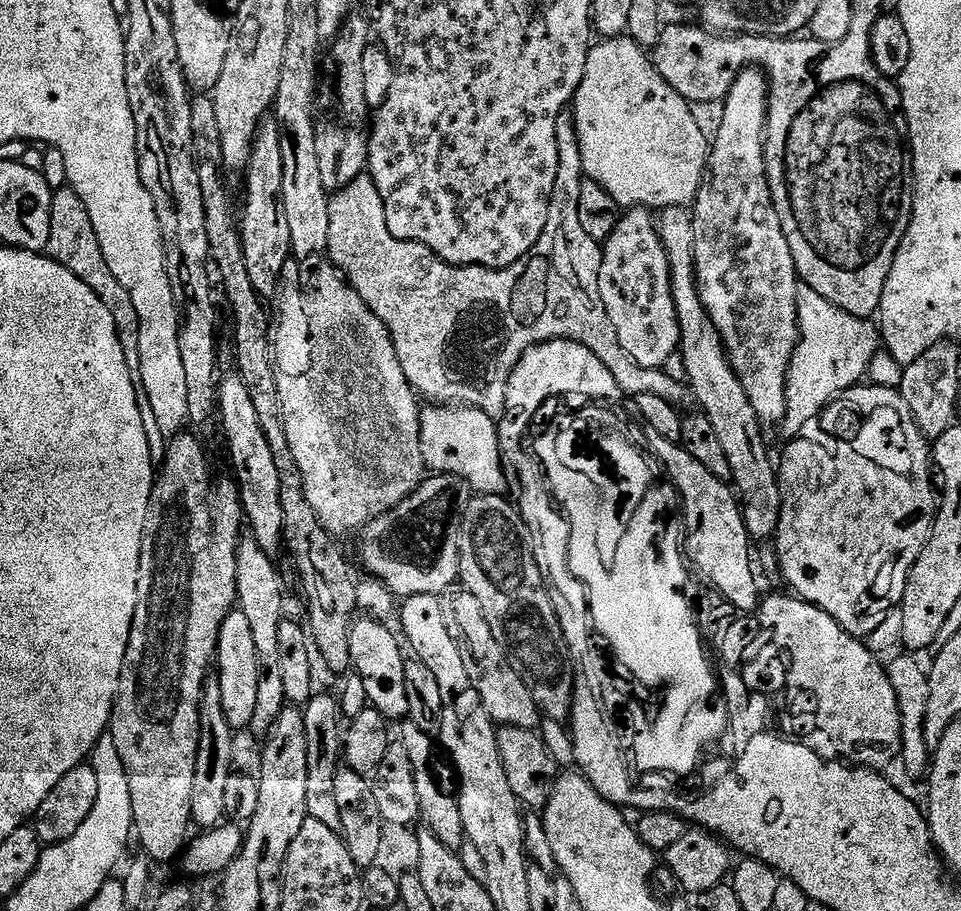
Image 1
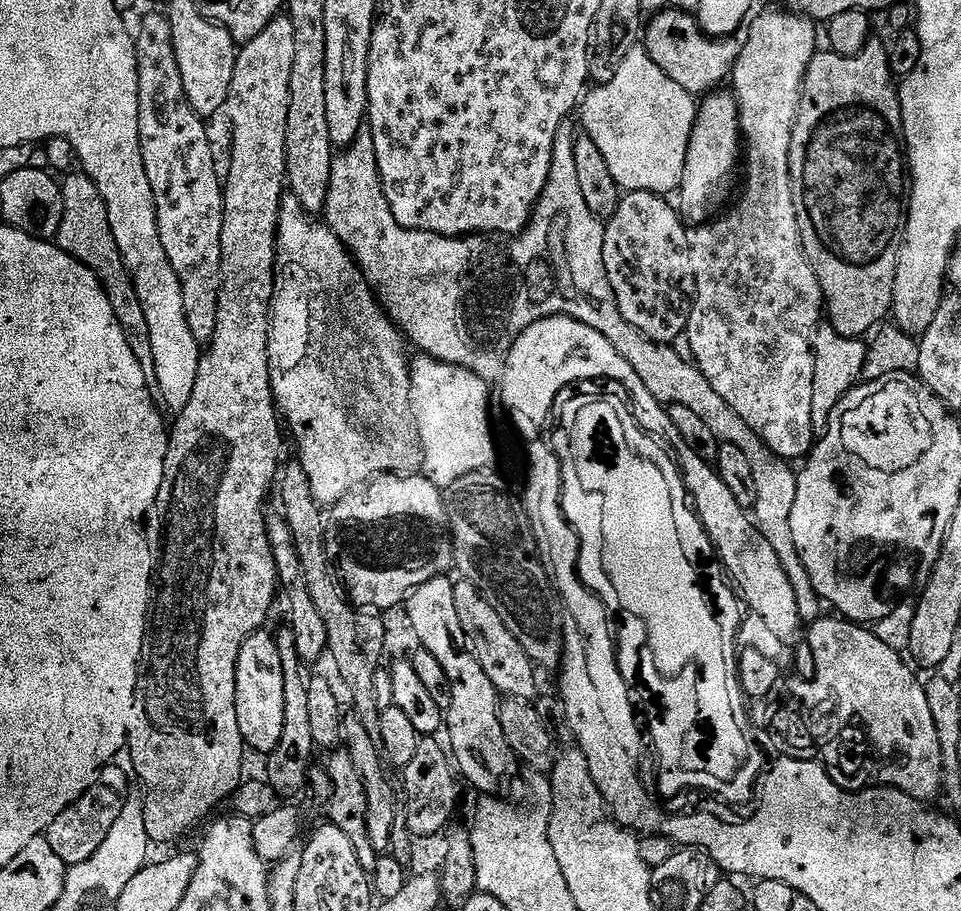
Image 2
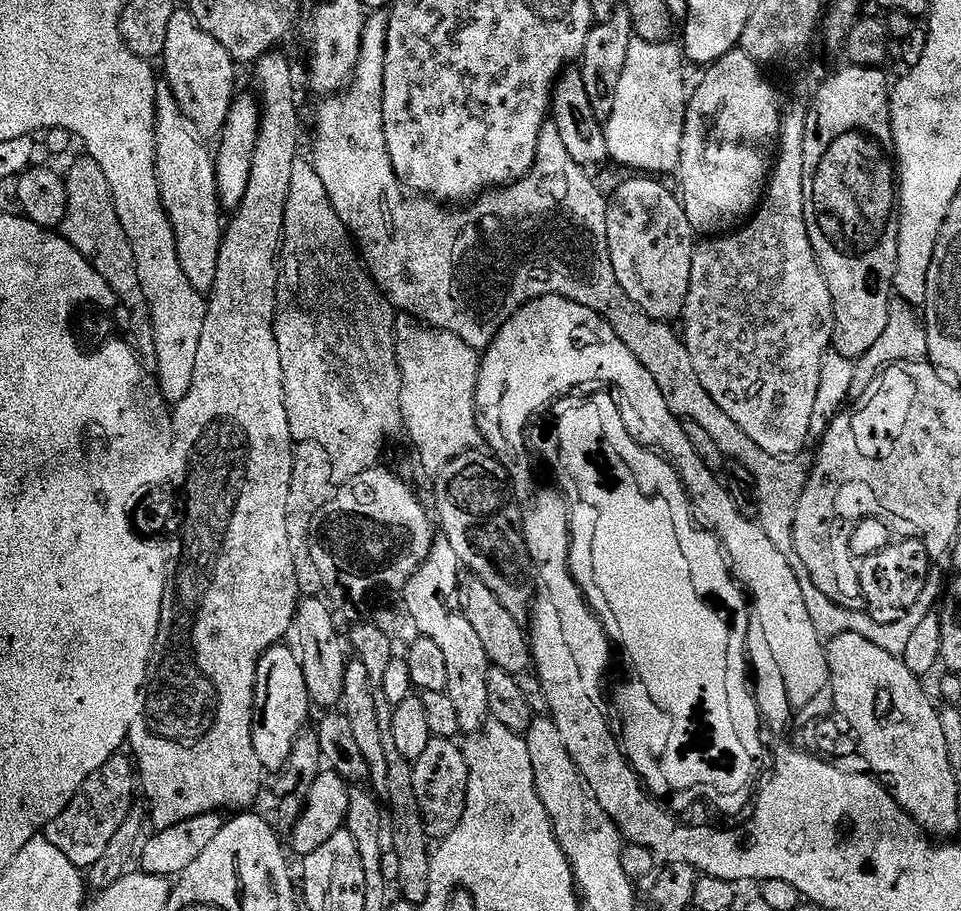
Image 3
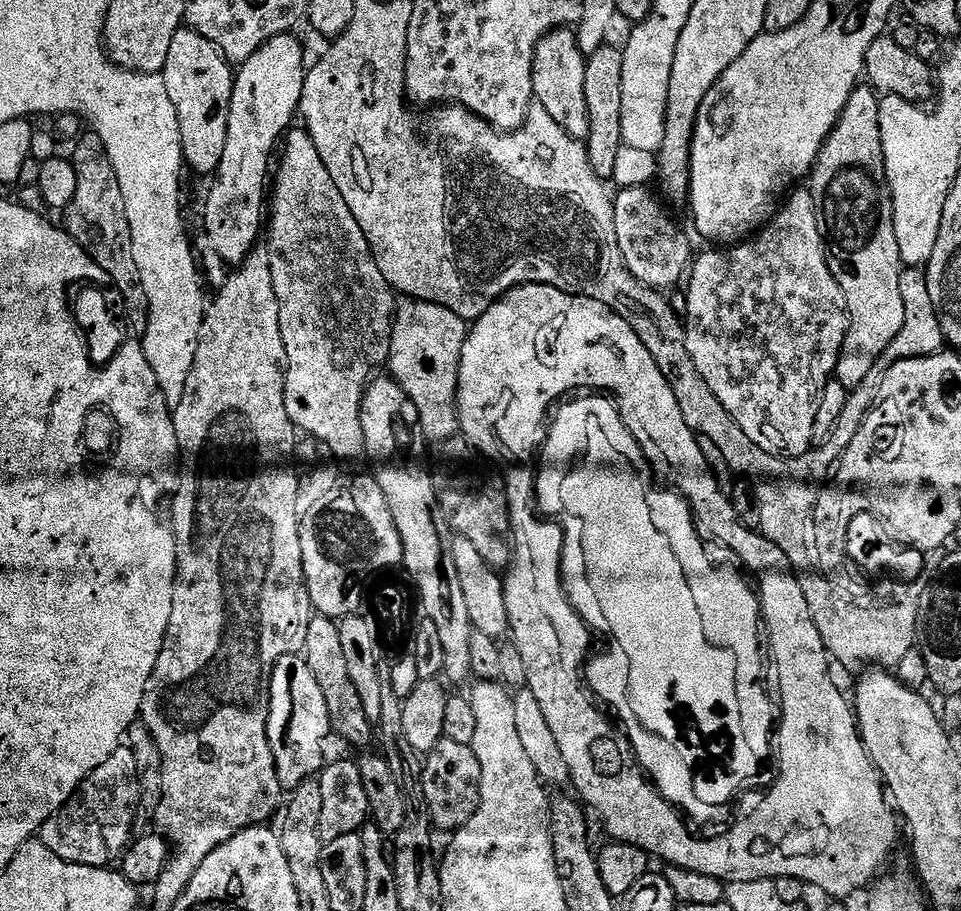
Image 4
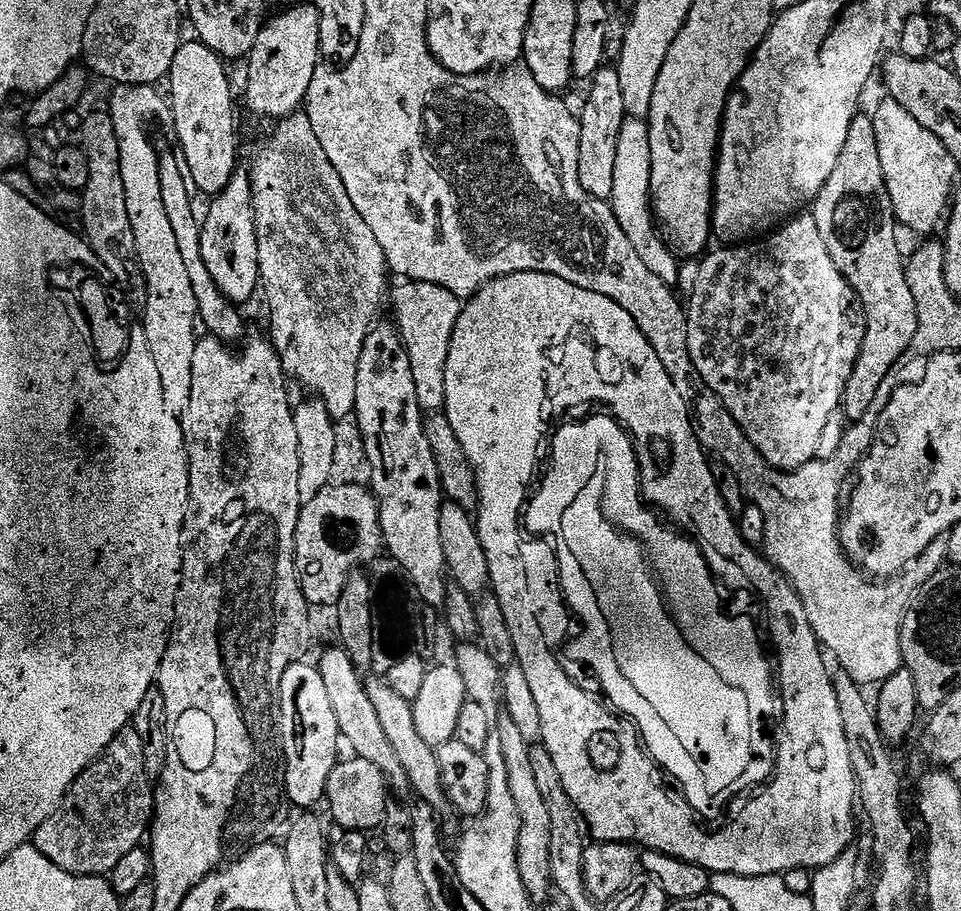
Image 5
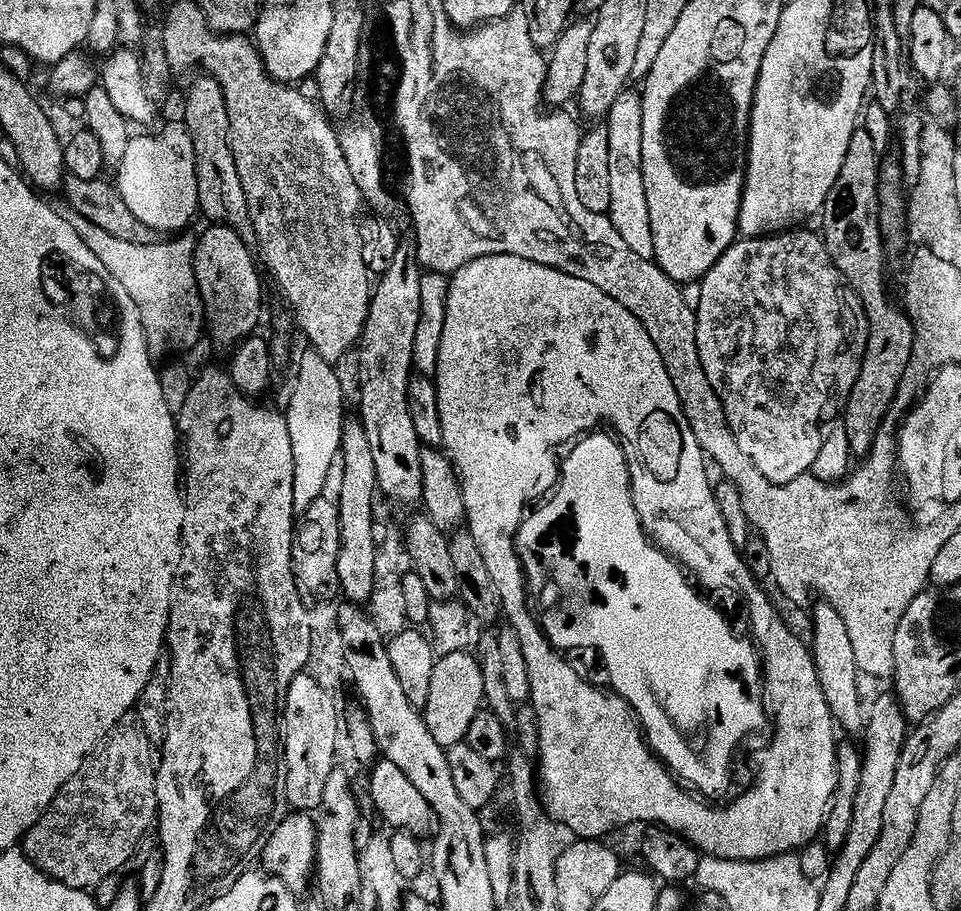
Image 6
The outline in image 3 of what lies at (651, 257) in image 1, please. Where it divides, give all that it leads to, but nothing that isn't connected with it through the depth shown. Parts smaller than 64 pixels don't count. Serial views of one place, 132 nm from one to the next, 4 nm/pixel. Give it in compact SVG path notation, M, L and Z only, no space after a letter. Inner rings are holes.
M636 174L631 177L625 184L620 184L616 188L616 193L610 196L608 200L608 213L606 214L606 238L610 246L610 262L614 266L614 275L618 277L618 286L622 286L622 290L626 290L626 294L630 298L630 302L634 302L644 311L644 313L652 320L663 320L665 322L679 321L684 314L684 303L686 302L686 294L690 290L690 266L692 265L692 255L696 253L697 237L694 235L690 226L690 218L686 218L686 210L684 209L681 197L675 191L671 192L664 184L659 184L659 179L649 178L644 174Z

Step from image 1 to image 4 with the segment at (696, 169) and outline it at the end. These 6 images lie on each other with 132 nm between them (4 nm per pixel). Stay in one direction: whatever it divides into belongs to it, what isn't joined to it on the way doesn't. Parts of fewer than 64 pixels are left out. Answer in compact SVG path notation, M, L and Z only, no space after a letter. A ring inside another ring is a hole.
M662 12L662 16L648 16L645 20L635 25L631 29L632 33L628 36L628 45L623 45L622 51L624 61L622 62L622 138L624 139L625 148L633 148L634 150L646 150L653 154L659 153L662 146L662 138L666 132L666 102L668 101L668 91L670 90L670 70L674 66L674 54L678 50L678 38L682 34L682 30L686 30L686 22L690 22L690 16L666 16Z

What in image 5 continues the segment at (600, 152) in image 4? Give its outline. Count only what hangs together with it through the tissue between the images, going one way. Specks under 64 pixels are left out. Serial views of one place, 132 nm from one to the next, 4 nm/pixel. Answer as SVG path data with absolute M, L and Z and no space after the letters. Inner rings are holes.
M602 66L592 75L588 88L588 101L584 104L584 113L579 113L580 145L578 146L578 178L582 182L582 190L599 200L611 201L614 188L614 158L618 155L618 138L622 134L622 126L626 119L626 102L622 102L622 78L619 67Z

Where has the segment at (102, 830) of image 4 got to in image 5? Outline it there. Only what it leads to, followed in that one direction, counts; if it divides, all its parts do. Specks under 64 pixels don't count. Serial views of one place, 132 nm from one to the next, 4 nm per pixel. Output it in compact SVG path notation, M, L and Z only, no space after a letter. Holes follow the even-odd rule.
M132 726L123 728L114 738L114 742L110 742L110 746L105 752L95 760L94 763L84 771L79 778L72 784L71 790L66 794L66 798L61 802L60 809L50 818L46 818L46 822L42 822L42 826L36 831L34 837L34 843L36 849L43 852L46 858L50 858L50 862L54 862L54 866L59 868L67 868L70 874L75 876L102 876L107 877L112 871L115 870L115 866L118 862L122 861L122 858L126 857L135 848L141 847L142 841L145 839L146 833L149 831L153 818L153 791L154 784L149 779L146 772L146 764L143 761L143 748L142 741L138 738L138 734L135 732Z

